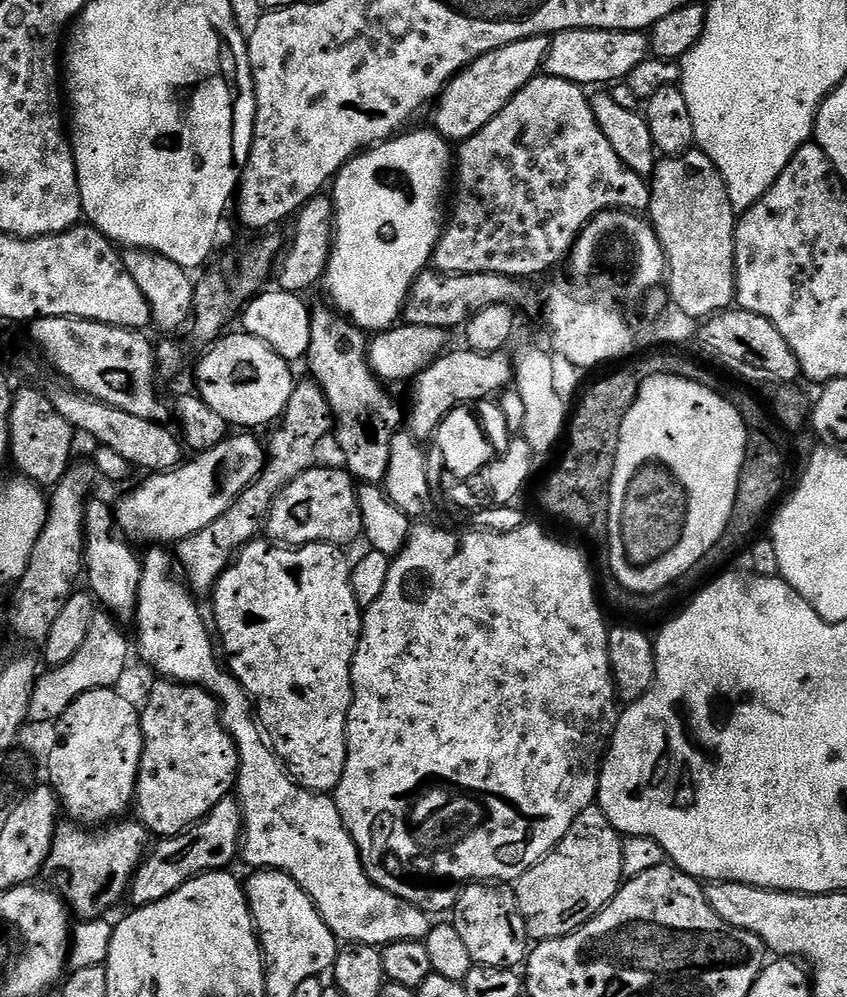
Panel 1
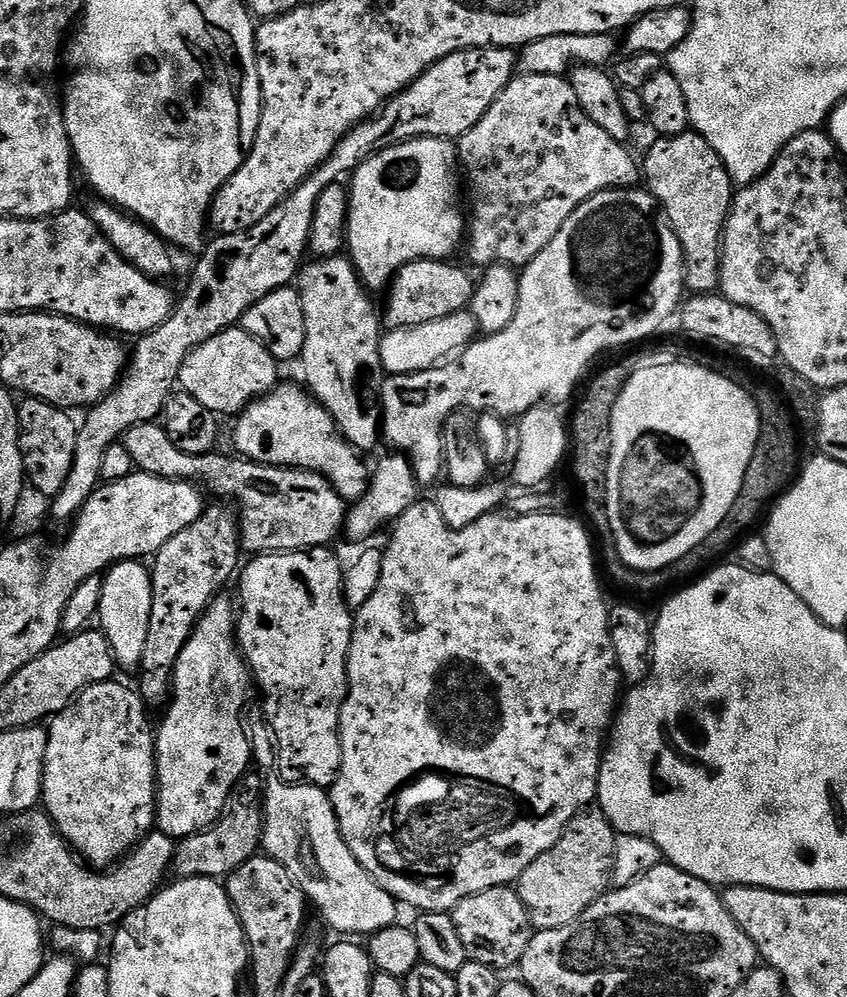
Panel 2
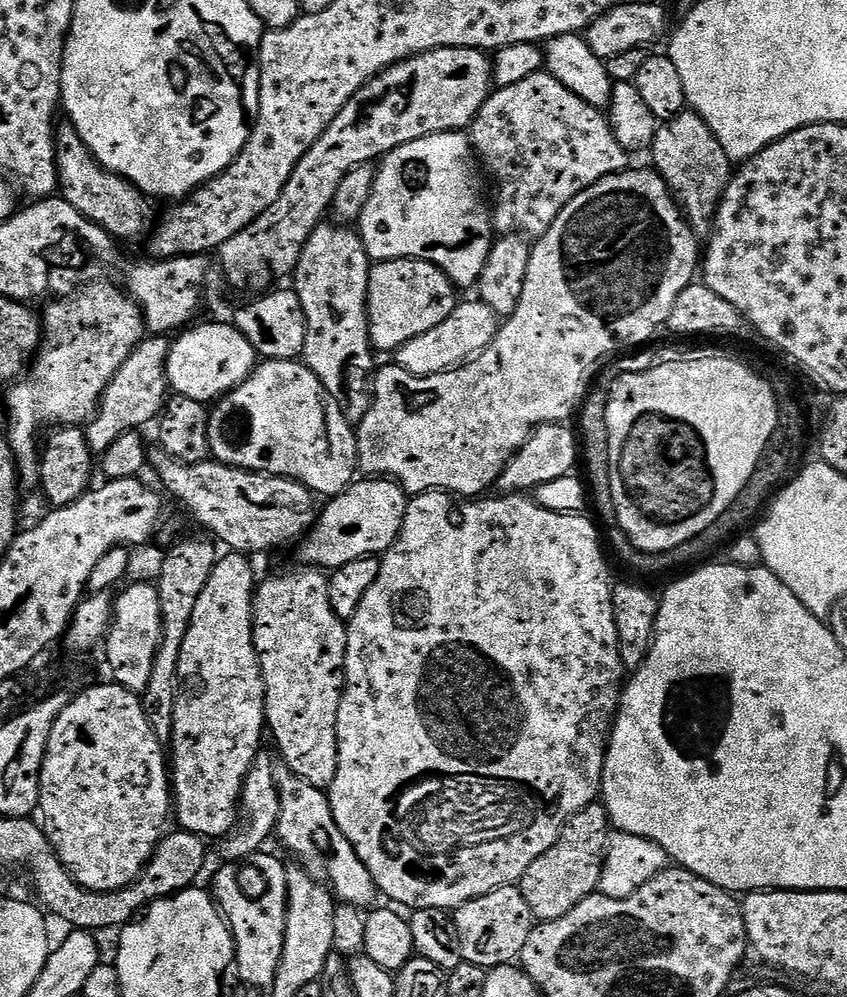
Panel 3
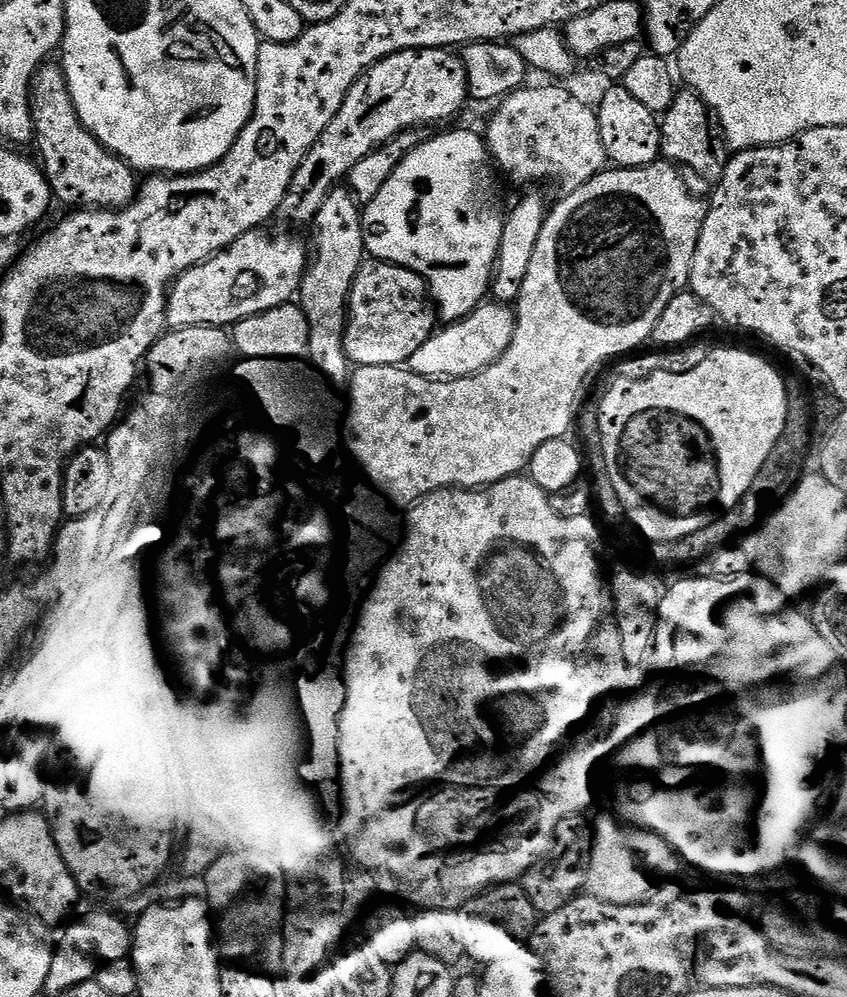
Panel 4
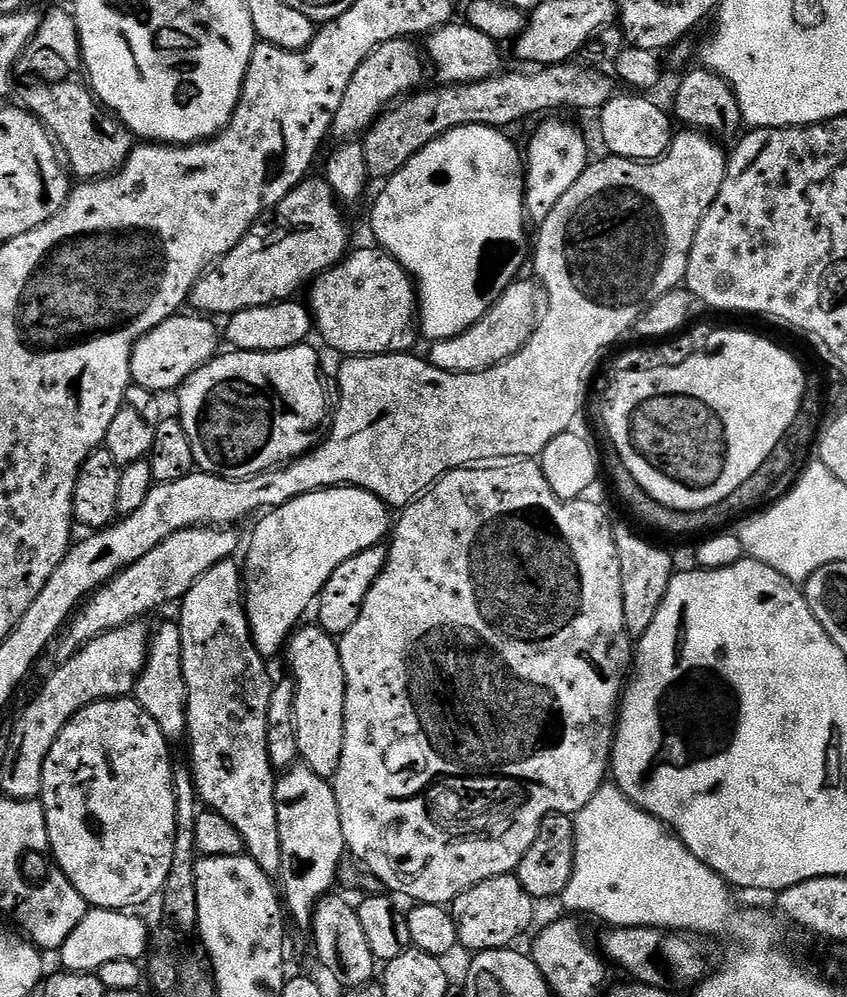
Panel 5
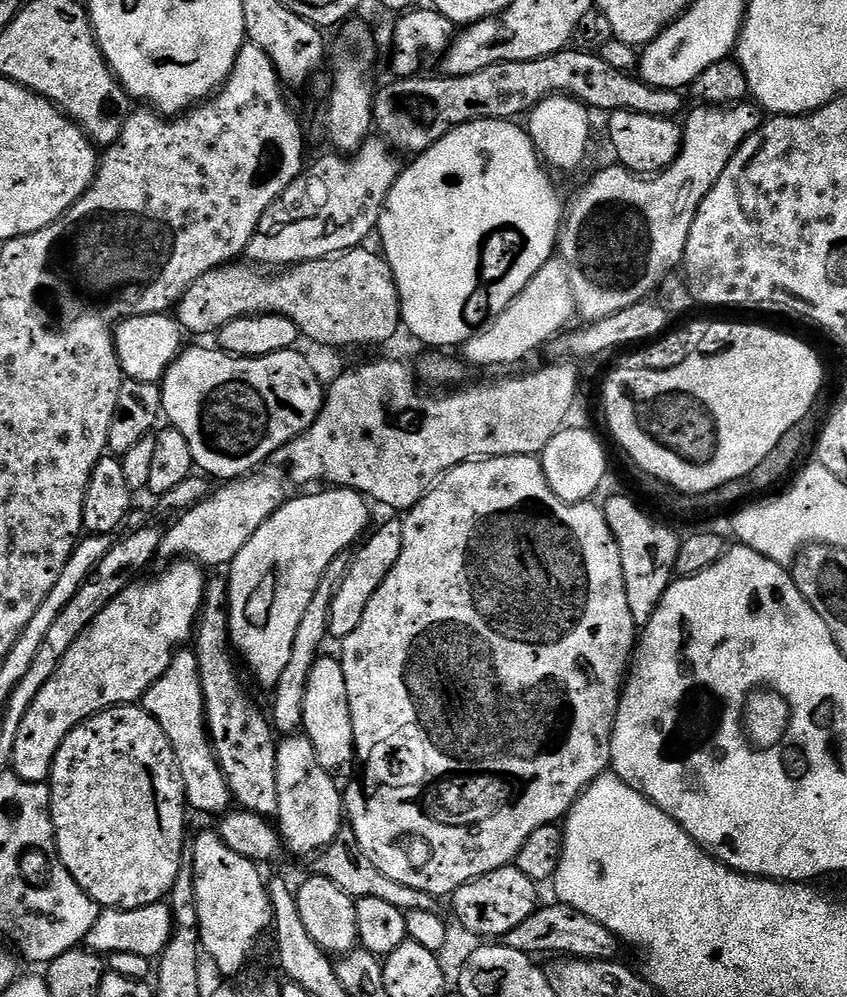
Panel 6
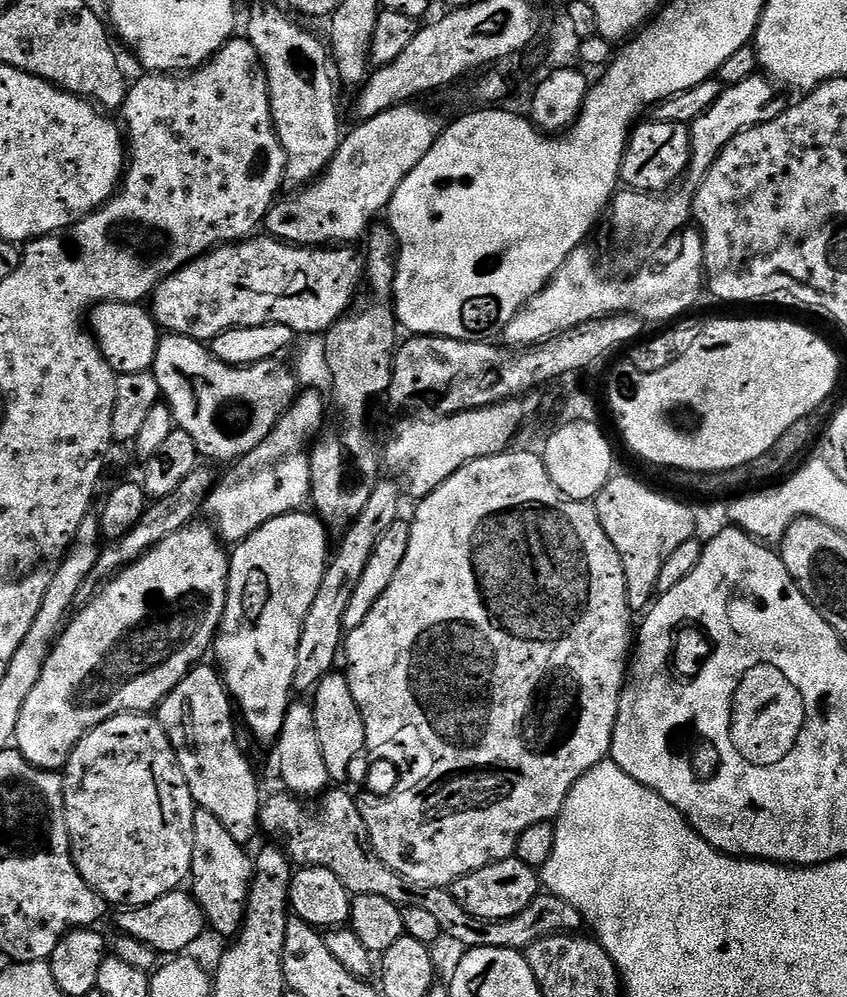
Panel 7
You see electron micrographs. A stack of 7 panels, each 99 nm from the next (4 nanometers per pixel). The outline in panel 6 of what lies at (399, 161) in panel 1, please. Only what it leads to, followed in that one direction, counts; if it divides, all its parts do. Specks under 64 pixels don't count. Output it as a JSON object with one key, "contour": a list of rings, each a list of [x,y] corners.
{"contour":[[[475,120],[469,124],[458,126],[450,130],[434,146],[430,146],[425,152],[419,153],[412,165],[405,167],[401,171],[400,177],[394,182],[390,194],[384,203],[384,209],[380,215],[378,225],[378,237],[380,236],[379,247],[392,268],[392,273],[398,286],[400,295],[400,318],[403,327],[408,328],[408,332],[416,340],[428,344],[432,350],[452,350],[455,346],[462,346],[479,329],[483,328],[492,317],[502,314],[506,306],[546,266],[548,260],[553,259],[558,248],[560,229],[566,215],[565,201],[560,201],[560,196],[556,193],[556,184],[551,180],[549,169],[545,167],[540,159],[540,153],[536,151],[534,142],[529,138],[527,131],[523,127],[519,128],[519,123],[510,120]]]}

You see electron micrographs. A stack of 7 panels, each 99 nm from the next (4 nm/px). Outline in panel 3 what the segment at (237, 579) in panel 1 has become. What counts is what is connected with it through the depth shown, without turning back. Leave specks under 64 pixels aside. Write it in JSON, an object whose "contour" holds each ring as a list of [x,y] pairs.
{"contour":[[[299,566],[292,568],[289,572],[284,572],[281,576],[272,576],[268,581],[261,583],[254,593],[252,601],[252,633],[254,634],[254,646],[260,659],[260,669],[264,675],[264,718],[267,731],[270,736],[276,739],[276,744],[280,747],[279,759],[288,765],[298,778],[310,782],[310,786],[331,788],[334,778],[338,774],[338,706],[344,693],[344,659],[346,658],[346,646],[348,645],[348,629],[345,621],[334,614],[334,606],[330,606],[330,594],[328,593],[328,576],[319,567]]]}

